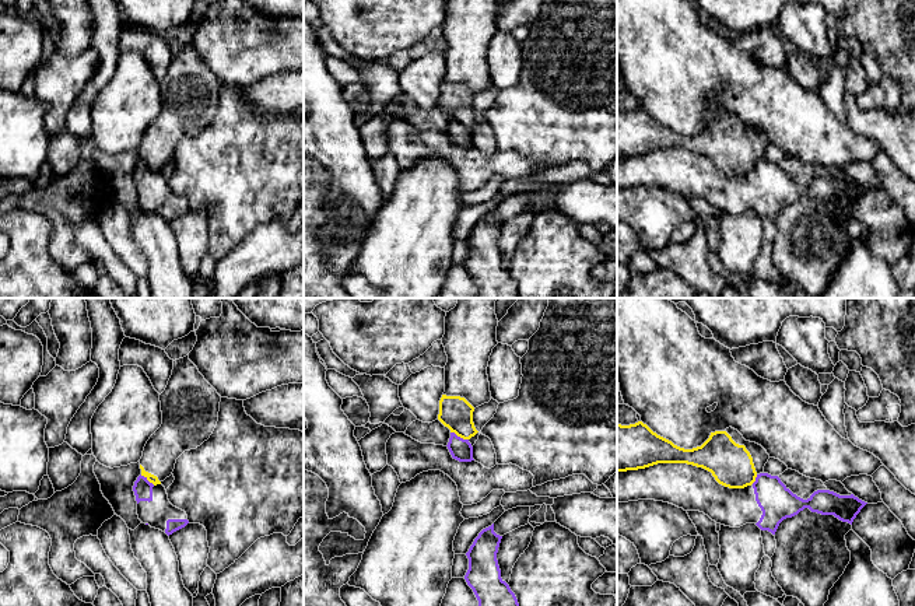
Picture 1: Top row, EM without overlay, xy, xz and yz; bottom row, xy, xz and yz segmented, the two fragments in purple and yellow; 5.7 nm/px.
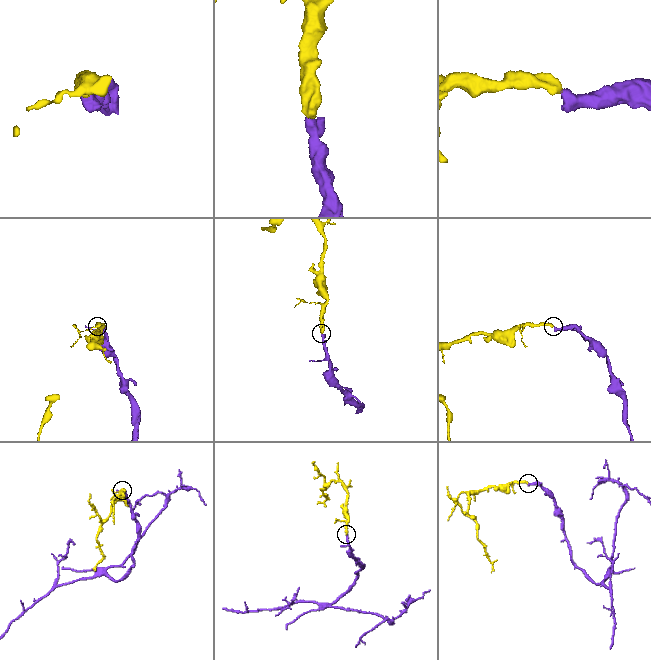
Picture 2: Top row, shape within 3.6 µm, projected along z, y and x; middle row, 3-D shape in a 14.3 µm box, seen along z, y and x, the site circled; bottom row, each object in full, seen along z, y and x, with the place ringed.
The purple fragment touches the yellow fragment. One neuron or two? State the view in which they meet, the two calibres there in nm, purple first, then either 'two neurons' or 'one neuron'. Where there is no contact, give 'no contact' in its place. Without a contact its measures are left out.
xz | 130/190 nm | two neurons

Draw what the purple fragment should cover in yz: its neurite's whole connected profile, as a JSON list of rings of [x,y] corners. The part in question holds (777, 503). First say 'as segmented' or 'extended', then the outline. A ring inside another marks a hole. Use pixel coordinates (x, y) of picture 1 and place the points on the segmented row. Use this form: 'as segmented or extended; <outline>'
extended; [[[658,463],[645,469],[617,472],[617,502],[655,500],[673,504],[684,511],[700,511],[716,523],[740,528],[756,523],[761,530],[775,535],[779,523],[797,515],[804,508],[821,515],[834,515],[852,525],[867,504],[853,494],[839,495],[830,490],[817,490],[807,500],[793,494],[778,476],[760,473],[751,486],[729,488],[719,484],[711,472],[687,463]]]

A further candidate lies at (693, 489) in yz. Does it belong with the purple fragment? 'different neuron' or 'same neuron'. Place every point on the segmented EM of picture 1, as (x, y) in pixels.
same neuron

